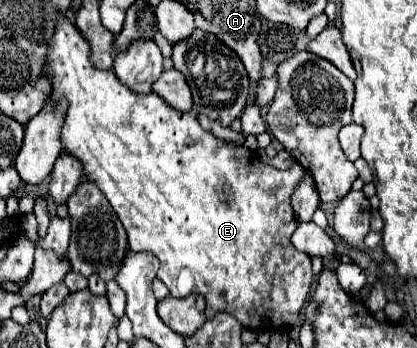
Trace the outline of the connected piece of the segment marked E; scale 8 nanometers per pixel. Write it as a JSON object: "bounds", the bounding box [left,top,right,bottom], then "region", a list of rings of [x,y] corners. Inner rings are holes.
{"bounds":[46,16,312,330],"region":[[[62,16],[58,20],[56,26],[56,34],[50,42],[50,56],[48,56],[48,66],[46,72],[52,76],[52,100],[58,100],[60,96],[66,96],[70,106],[66,112],[66,120],[62,126],[62,144],[66,148],[66,152],[70,152],[72,156],[76,156],[82,166],[84,166],[84,178],[90,178],[96,182],[96,186],[104,192],[104,196],[108,198],[108,202],[112,204],[114,212],[118,214],[120,222],[126,228],[128,234],[128,244],[130,250],[148,250],[154,256],[158,256],[160,260],[160,270],[158,270],[158,278],[168,286],[172,296],[184,296],[188,294],[188,286],[184,286],[184,274],[192,278],[192,288],[190,292],[198,292],[206,298],[206,320],[212,320],[218,312],[226,312],[232,314],[244,328],[250,330],[272,330],[272,328],[292,328],[308,300],[308,294],[312,290],[312,264],[310,264],[310,256],[306,256],[304,252],[298,252],[290,238],[294,234],[294,230],[298,228],[298,220],[294,216],[292,204],[290,204],[290,196],[296,190],[296,186],[306,178],[312,176],[306,168],[302,168],[302,164],[294,164],[288,170],[278,170],[266,162],[262,162],[250,148],[246,146],[236,146],[228,140],[220,140],[214,134],[206,132],[200,128],[198,120],[196,120],[196,112],[174,112],[160,96],[156,96],[154,92],[140,96],[134,92],[128,92],[128,88],[124,84],[120,84],[116,80],[116,76],[110,70],[96,70],[90,62],[88,62],[88,44],[82,38],[82,34],[78,32],[78,28],[66,18]]]}

